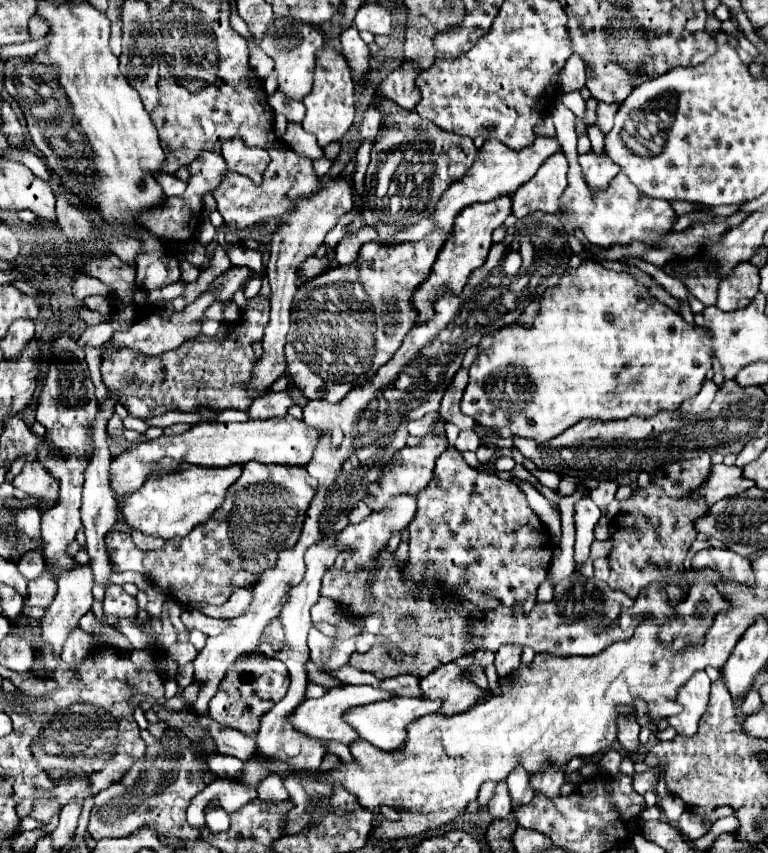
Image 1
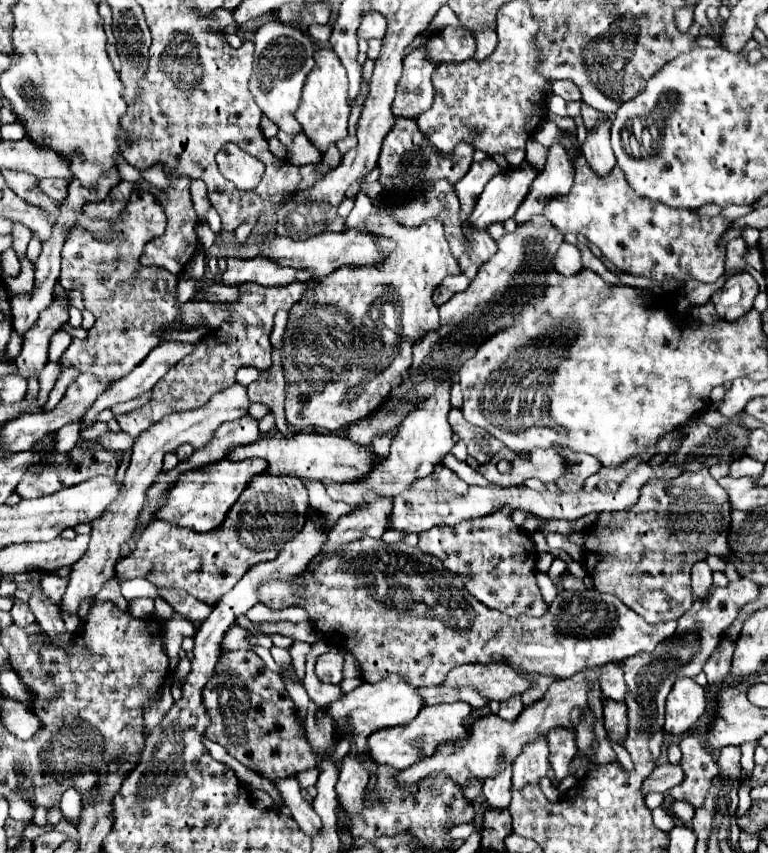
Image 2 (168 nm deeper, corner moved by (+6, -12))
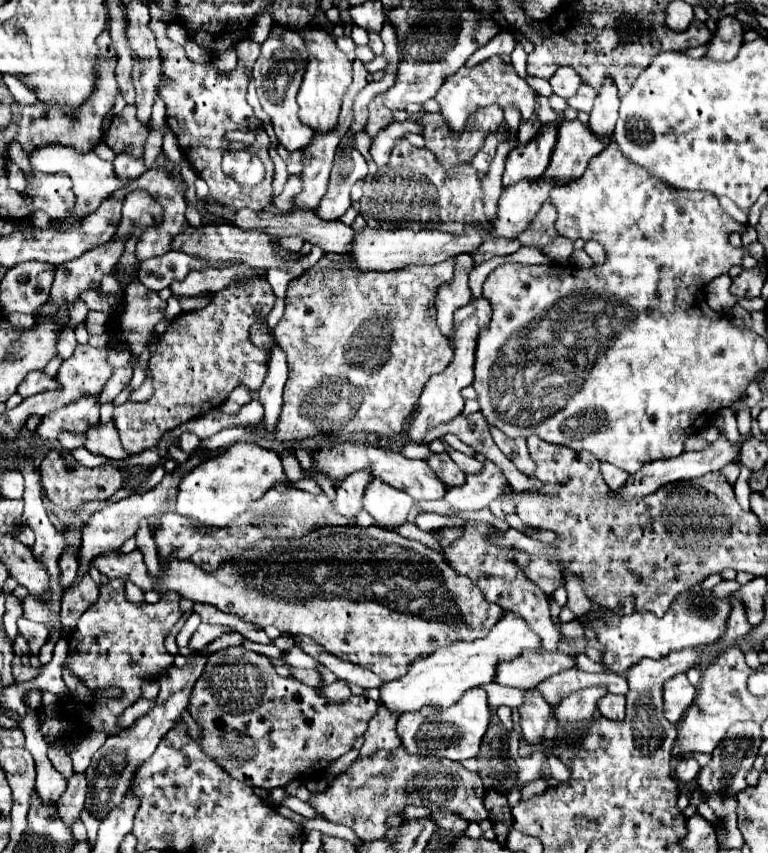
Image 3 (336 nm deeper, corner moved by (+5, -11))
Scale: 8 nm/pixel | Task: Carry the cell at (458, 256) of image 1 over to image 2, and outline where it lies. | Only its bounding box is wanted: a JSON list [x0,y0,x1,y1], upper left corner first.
[468,163,536,231]

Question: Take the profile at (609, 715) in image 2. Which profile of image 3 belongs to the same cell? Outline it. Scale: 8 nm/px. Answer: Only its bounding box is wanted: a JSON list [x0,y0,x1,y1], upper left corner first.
[599,694,625,720]

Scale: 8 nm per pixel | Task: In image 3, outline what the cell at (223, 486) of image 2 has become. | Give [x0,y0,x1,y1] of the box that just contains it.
[177,442,287,528]

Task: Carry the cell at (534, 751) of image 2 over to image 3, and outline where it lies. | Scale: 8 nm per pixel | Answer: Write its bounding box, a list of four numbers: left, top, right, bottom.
[519,690,551,744]

